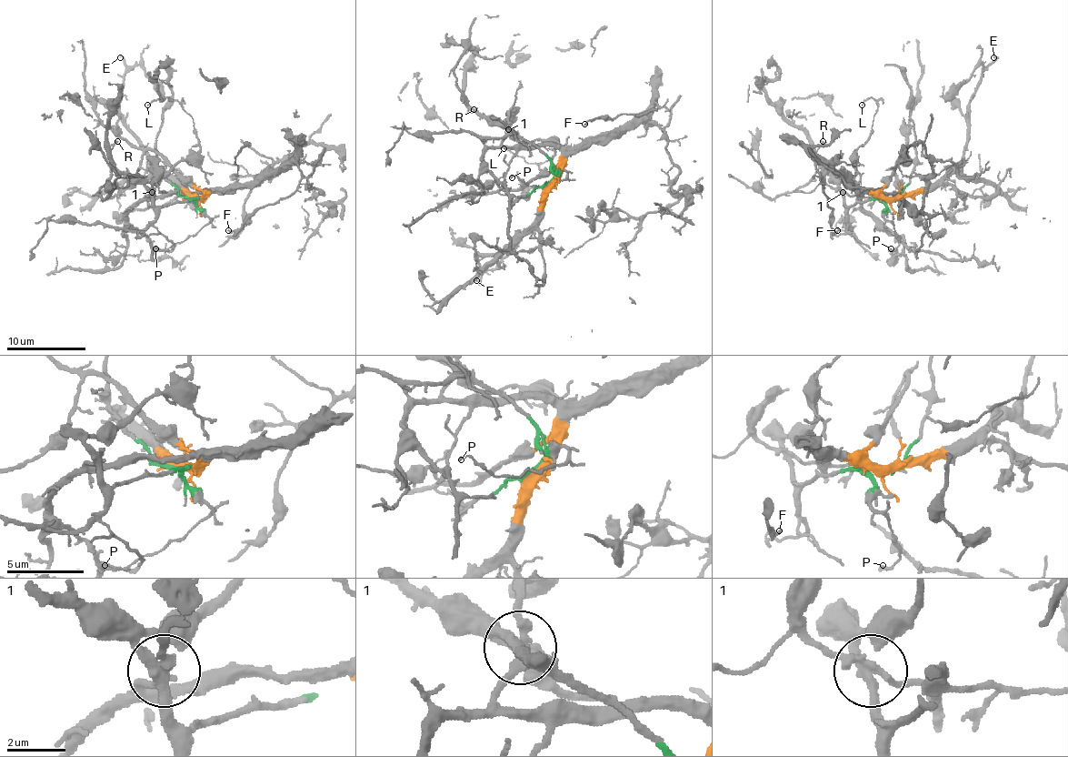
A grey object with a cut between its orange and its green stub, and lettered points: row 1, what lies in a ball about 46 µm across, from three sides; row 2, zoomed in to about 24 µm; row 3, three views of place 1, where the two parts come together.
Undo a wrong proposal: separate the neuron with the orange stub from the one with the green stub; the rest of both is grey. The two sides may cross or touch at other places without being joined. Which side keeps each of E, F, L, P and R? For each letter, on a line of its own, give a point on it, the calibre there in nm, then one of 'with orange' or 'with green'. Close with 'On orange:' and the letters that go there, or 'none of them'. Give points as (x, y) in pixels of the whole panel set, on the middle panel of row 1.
E: place (476, 280); calibre 190 nm; with orange
F: place (584, 124); calibre 180 nm; with orange
L: place (504, 148); calibre 90 nm; with green
P: place (512, 177); calibre 170 nm; with green
R: place (474, 109); calibre 170 nm; with green
On orange: E, F

